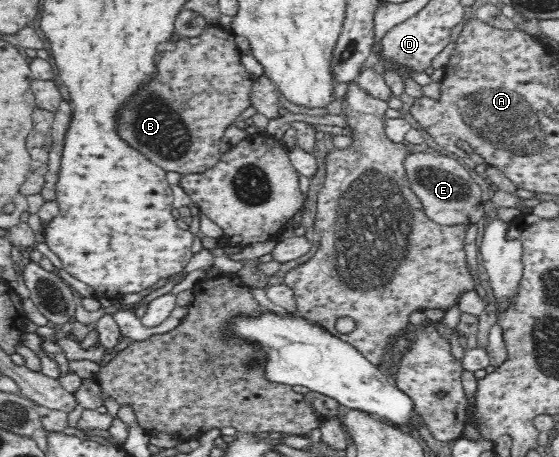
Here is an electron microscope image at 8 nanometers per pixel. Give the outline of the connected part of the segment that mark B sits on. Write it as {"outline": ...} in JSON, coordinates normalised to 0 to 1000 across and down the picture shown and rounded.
{"outline":[[[372,53],[358,79],[313,83],[313,109],[284,114],[277,166],[242,201],[242,214],[234,214],[227,232],[216,232],[216,245],[209,241],[206,249],[206,287],[233,324],[242,324],[293,374],[320,383],[361,379],[392,357],[399,289],[447,230],[454,179],[453,164],[431,133],[433,114],[420,81],[410,61]]]}

